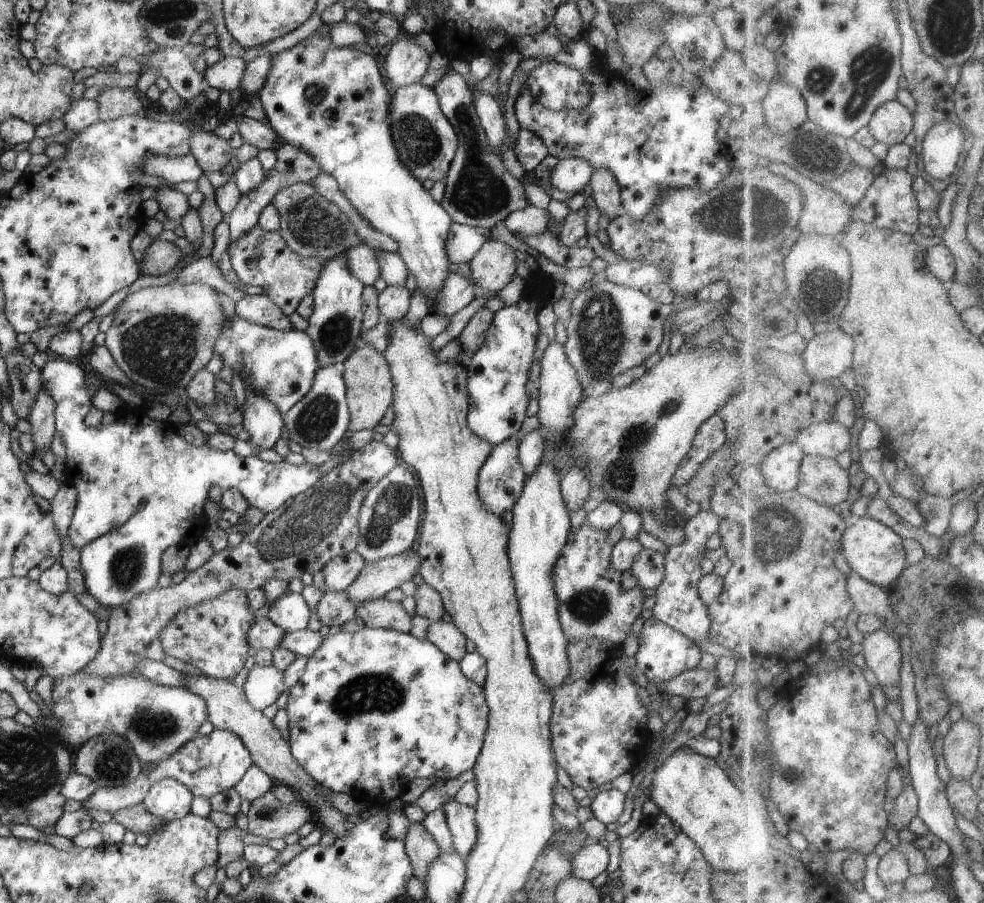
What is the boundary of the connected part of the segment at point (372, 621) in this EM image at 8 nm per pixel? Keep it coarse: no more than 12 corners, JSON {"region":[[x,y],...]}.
{"region":[[361,602],[366,627],[409,633],[412,617],[401,602]]}

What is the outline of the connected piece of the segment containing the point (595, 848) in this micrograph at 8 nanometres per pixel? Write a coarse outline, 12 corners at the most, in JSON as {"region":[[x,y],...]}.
{"region":[[601,842],[573,854],[574,877],[592,882],[608,868]]}

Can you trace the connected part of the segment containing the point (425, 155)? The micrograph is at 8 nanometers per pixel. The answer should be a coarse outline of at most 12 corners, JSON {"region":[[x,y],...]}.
{"region":[[398,87],[389,123],[418,180],[446,178],[458,150],[432,87]]}

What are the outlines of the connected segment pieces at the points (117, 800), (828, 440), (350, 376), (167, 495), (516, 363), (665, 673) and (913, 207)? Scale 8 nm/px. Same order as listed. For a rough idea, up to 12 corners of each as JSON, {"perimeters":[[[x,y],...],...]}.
{"perimeters":[[[144,773],[117,787],[100,787],[83,802],[113,813],[142,803],[151,782]],[[824,421],[803,430],[796,443],[807,455],[835,459],[851,450],[852,428]],[[358,347],[343,362],[349,430],[374,431],[393,403],[384,355]],[[80,367],[41,370],[58,408],[67,538],[108,609],[203,538],[211,486],[275,511],[320,480],[188,444],[147,414],[87,428]],[[535,302],[495,312],[469,370],[467,425],[517,436],[539,336]],[[645,616],[637,669],[658,690],[696,669],[703,652],[671,626]],[[886,168],[855,220],[919,233],[916,178]]]}

